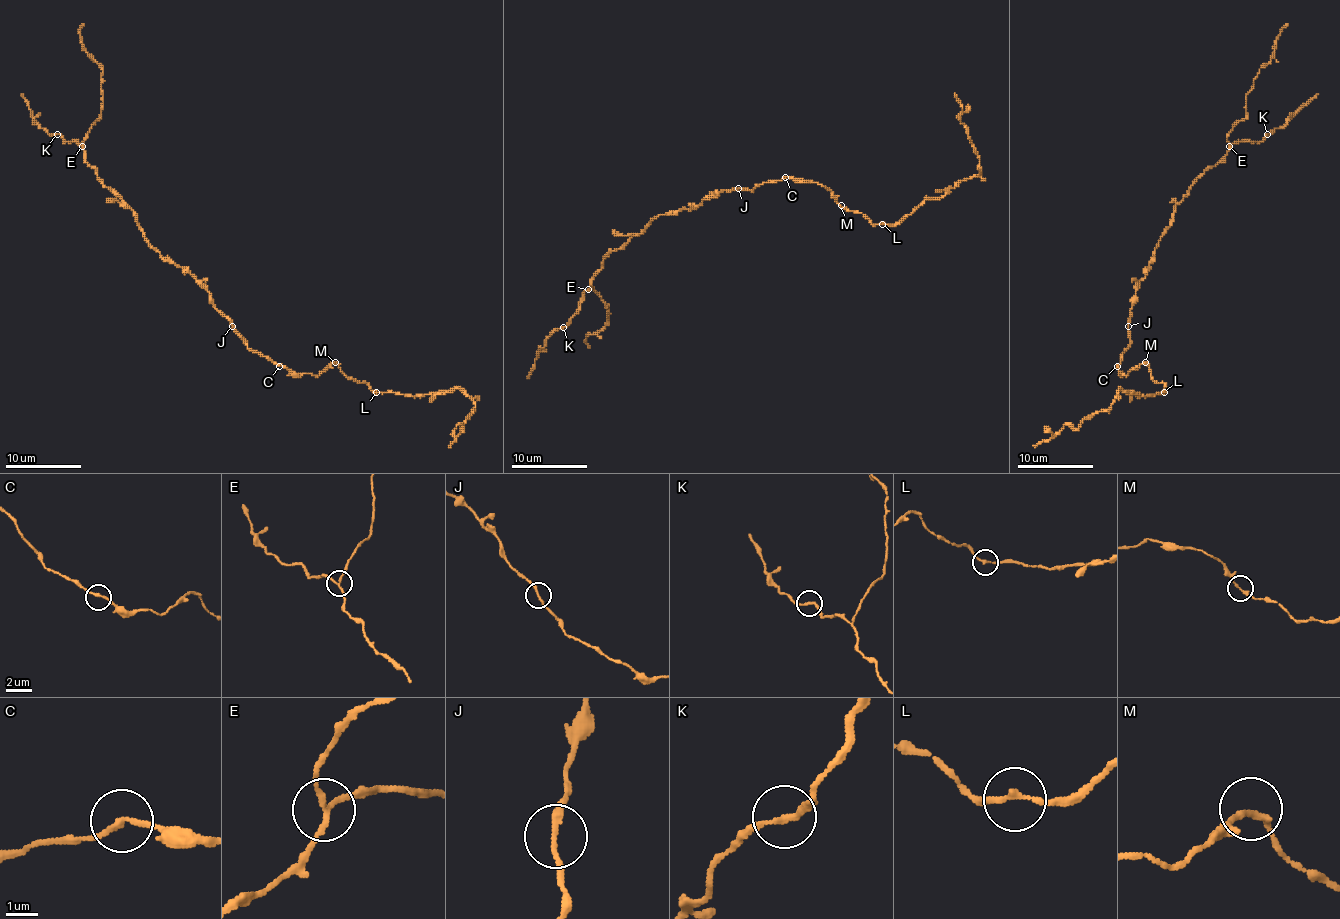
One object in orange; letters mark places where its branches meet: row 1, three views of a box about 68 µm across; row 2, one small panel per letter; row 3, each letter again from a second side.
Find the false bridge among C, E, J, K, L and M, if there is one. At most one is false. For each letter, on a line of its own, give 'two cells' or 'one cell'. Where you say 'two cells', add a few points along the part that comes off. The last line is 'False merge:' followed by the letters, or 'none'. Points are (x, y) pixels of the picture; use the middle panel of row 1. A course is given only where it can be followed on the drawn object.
C: one cell
E: two cells; course (588, 289), (609, 306), (609, 319), (599, 331), (586, 338), (590, 348)
J: one cell
K: one cell
L: one cell
M: one cell
False merge: E

